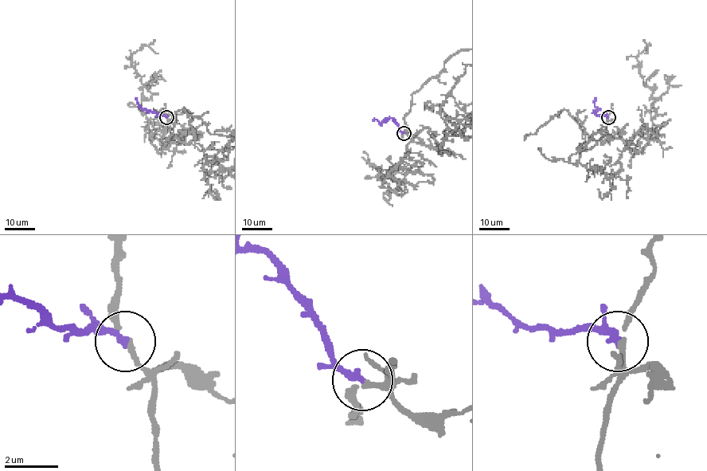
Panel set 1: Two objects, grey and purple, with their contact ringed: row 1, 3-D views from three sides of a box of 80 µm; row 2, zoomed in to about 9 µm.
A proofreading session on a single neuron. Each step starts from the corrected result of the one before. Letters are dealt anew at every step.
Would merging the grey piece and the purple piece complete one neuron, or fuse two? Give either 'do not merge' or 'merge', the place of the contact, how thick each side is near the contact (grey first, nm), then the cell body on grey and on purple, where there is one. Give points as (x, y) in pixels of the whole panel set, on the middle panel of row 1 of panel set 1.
do not merge | (404, 133) | 160/240 nm | grey none | purple none

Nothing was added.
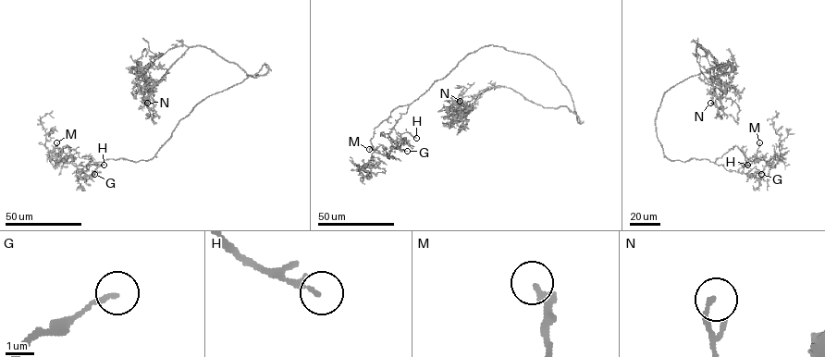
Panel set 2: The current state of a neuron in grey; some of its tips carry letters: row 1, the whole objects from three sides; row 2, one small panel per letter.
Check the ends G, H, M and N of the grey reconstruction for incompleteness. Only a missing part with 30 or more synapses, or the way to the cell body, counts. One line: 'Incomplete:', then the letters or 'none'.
Incomplete: M

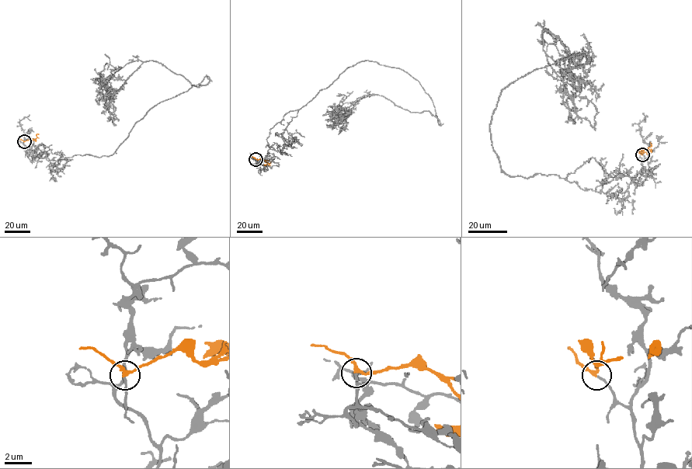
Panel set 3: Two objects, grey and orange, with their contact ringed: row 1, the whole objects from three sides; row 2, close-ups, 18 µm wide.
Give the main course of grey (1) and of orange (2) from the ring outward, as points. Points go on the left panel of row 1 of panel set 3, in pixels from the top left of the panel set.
1: (23, 142), (31, 161), (40, 144), (110, 156), (154, 105), (209, 80), (144, 62), (107, 119)
2: (23, 142), (33, 140), (38, 134)

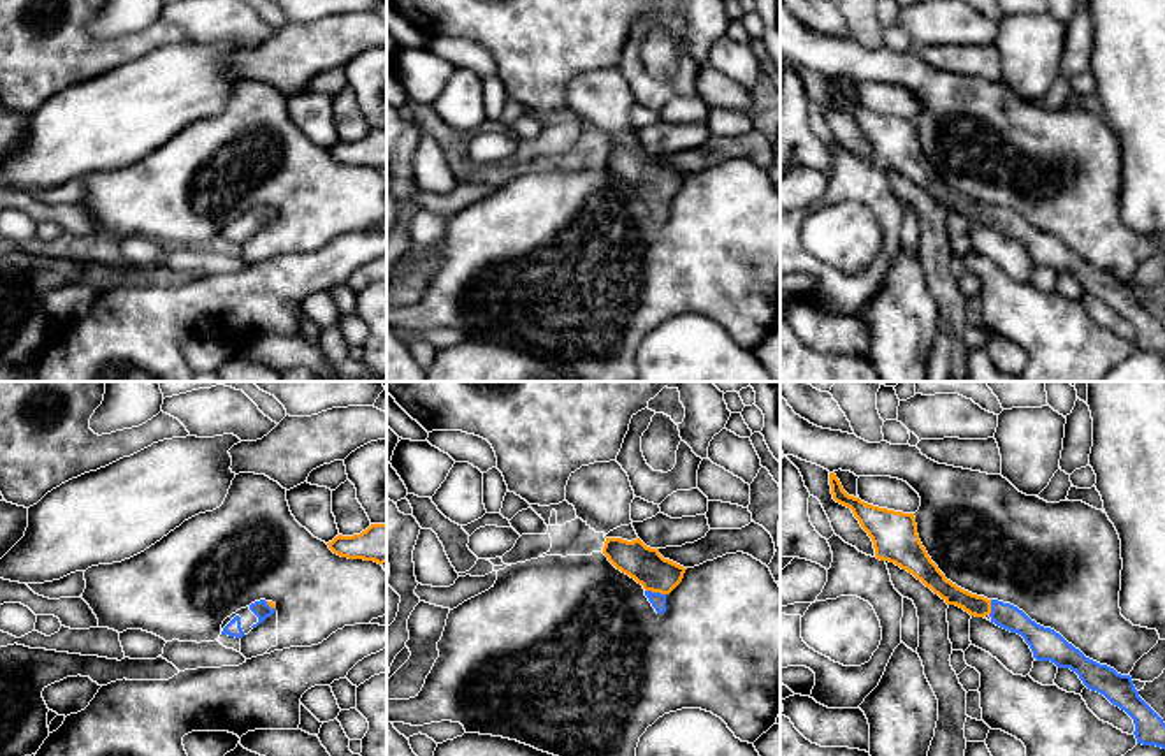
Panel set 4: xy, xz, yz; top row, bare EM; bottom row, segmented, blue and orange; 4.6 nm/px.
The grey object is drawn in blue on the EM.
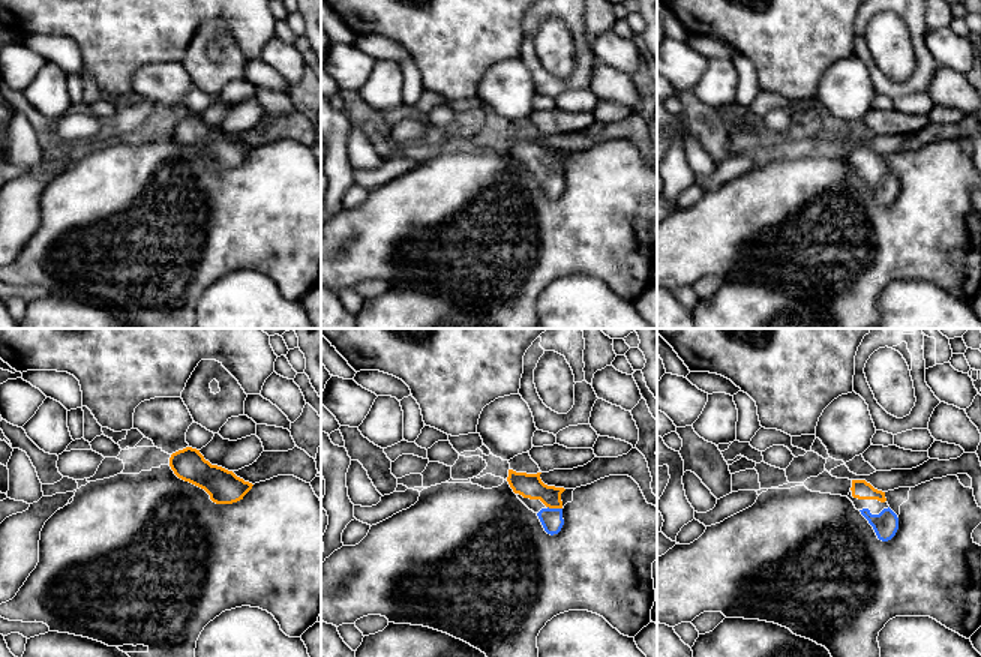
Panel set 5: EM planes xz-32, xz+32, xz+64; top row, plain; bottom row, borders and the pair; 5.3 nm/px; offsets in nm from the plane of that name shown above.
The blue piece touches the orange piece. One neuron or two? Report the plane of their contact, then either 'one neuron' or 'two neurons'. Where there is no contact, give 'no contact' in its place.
contact in xz; one neuron

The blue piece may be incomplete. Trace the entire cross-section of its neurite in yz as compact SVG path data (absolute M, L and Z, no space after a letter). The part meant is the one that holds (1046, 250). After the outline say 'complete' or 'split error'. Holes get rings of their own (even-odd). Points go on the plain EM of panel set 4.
M829 79L829 91L833 105L850 114L872 144L877 165L907 176L947 211L956 211L975 223L989 222L996 232L1021 241L1037 267L1070 274L1088 295L1103 301L1112 311L1125 316L1133 325L1137 350L1165 355L1165 329L1139 302L1130 281L1121 281L1114 274L1086 264L1060 239L1037 230L1017 213L972 200L947 186L923 153L914 120L879 114L849 102L835 79Z; split error

